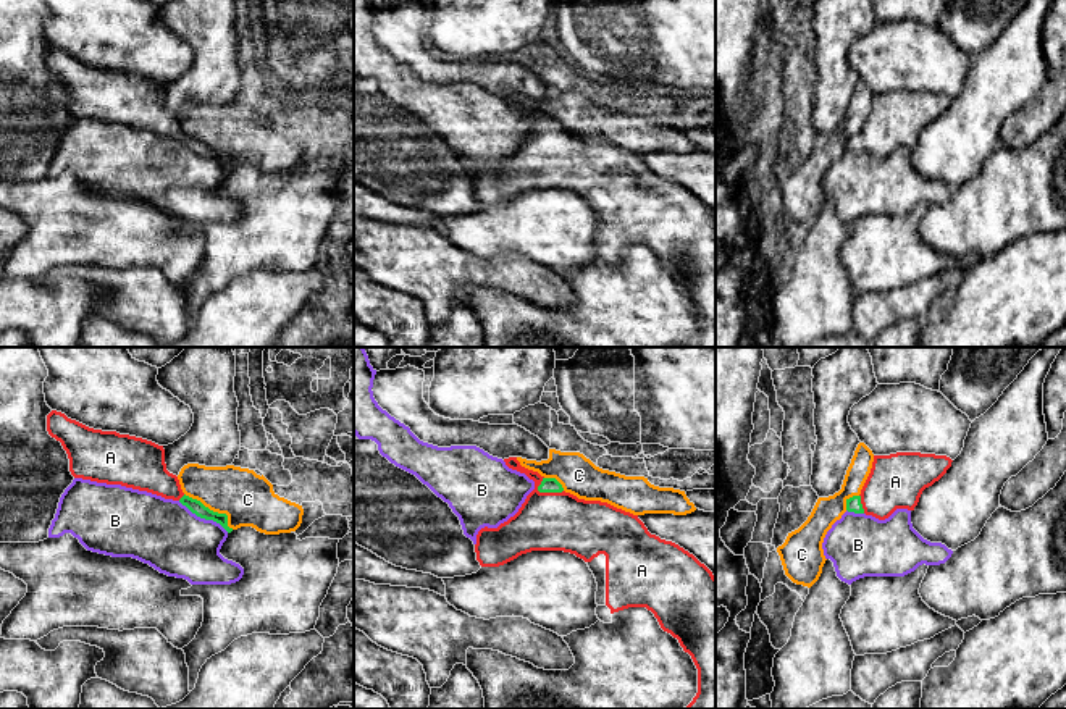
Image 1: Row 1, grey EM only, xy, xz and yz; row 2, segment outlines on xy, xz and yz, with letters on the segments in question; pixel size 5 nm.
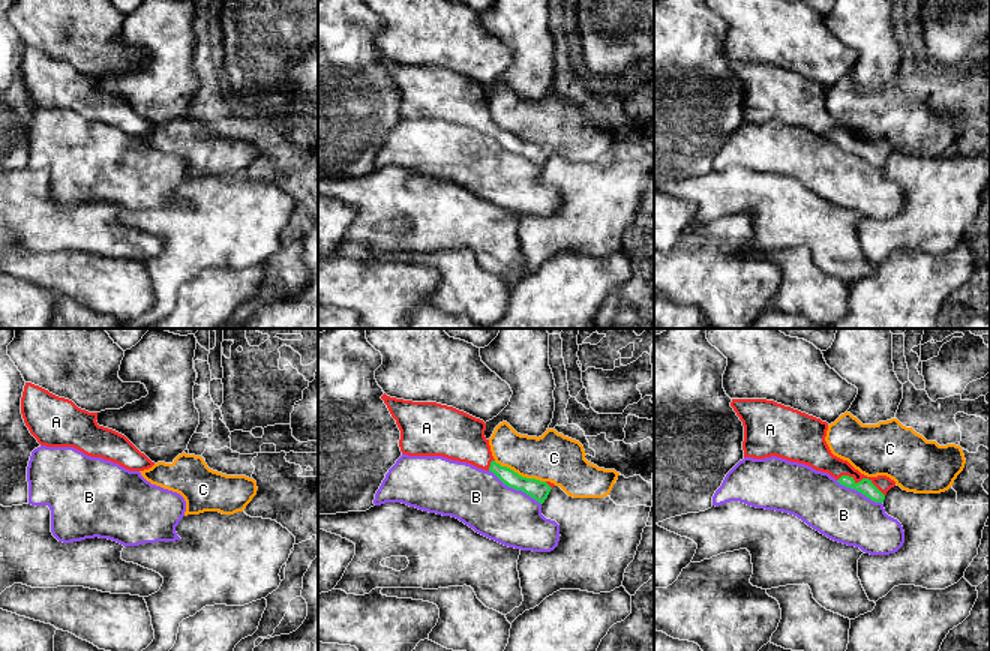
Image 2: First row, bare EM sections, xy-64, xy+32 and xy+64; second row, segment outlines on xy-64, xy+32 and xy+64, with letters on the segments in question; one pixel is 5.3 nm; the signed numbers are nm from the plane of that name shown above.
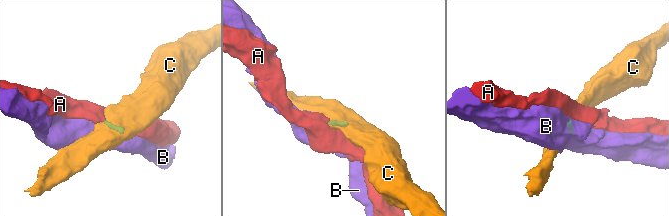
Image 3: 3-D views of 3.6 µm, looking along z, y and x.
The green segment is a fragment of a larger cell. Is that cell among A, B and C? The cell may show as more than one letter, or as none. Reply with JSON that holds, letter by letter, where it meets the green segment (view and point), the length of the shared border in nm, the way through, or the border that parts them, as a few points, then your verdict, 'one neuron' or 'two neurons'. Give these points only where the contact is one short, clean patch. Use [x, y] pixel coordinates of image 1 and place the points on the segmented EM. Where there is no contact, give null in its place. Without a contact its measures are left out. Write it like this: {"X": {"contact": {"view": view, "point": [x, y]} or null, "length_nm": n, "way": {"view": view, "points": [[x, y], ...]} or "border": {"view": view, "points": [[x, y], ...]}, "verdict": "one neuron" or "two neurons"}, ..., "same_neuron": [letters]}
{"A": {"contact": {"view": "xz", "point": [549, 491]}, "length_nm": 140, "way": {"view": "xz", "points": [[548, 485], [549, 491], [546, 520]]}, "verdict": "one neuron"}, "B": {"contact": {"view": "xy", "point": [204, 517]}, "length_nm": 300, "border": {"view": "xy", "points": [[178, 501], [197, 516], [218, 522], [228, 532]]}, "verdict": "two neurons"}, "C": {"contact": {"view": "xy", "point": [212, 511]}, "length_nm": 300, "border": {"view": "xy", "points": [[184, 493], [210, 509], [223, 512], [226, 524], [233, 528]]}, "verdict": "two neurons"}, "same_neuron": ["A"]}

